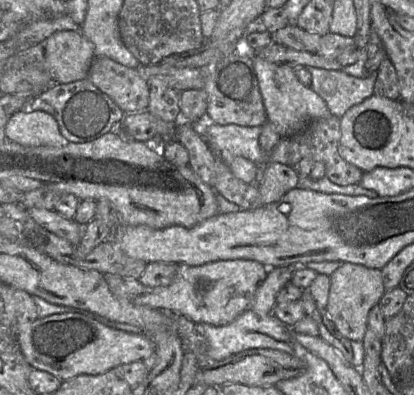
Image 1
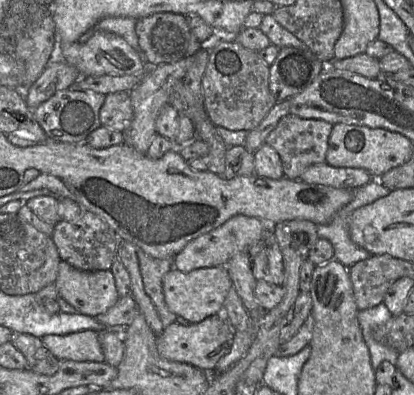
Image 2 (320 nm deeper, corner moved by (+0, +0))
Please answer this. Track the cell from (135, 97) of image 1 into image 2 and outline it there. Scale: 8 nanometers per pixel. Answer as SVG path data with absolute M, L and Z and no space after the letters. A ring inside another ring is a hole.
M116 92L106 95L100 109L101 126L124 131L133 119L133 107L128 92Z

